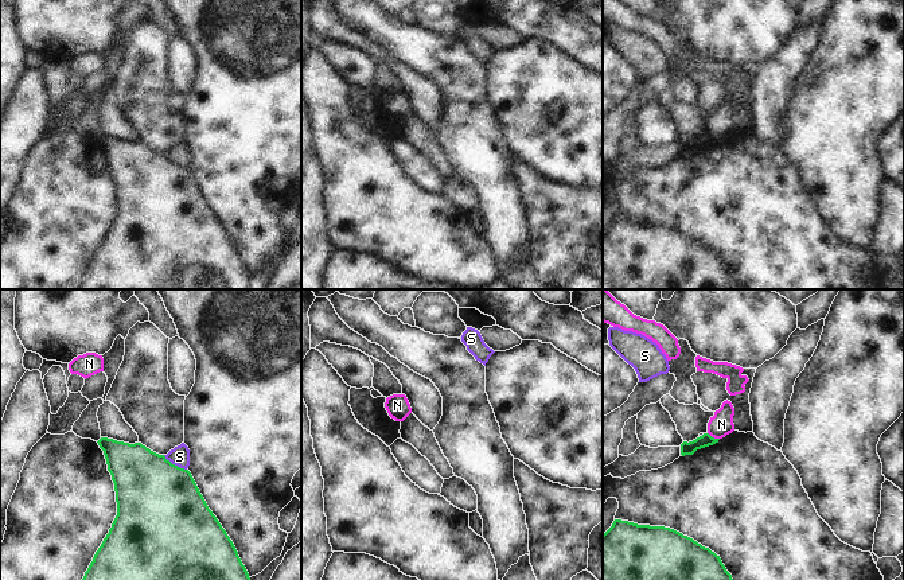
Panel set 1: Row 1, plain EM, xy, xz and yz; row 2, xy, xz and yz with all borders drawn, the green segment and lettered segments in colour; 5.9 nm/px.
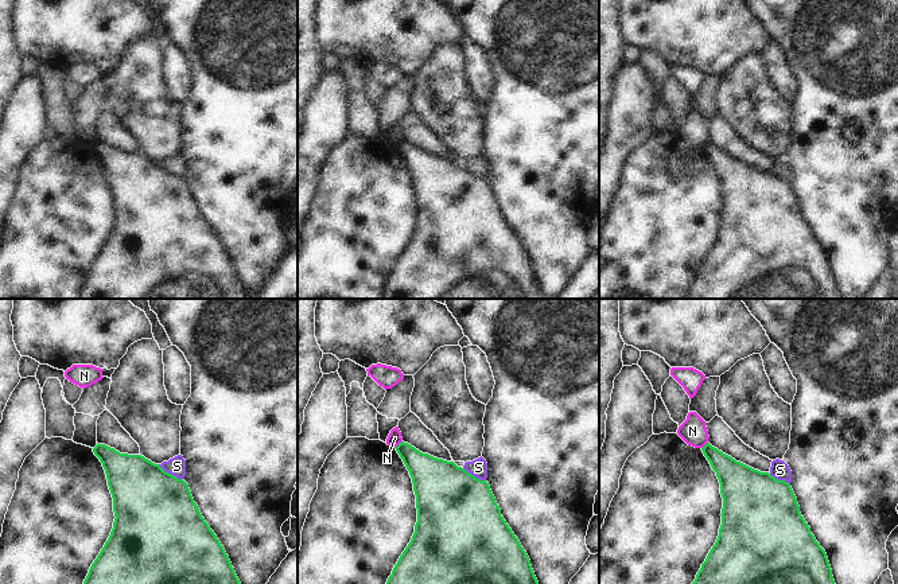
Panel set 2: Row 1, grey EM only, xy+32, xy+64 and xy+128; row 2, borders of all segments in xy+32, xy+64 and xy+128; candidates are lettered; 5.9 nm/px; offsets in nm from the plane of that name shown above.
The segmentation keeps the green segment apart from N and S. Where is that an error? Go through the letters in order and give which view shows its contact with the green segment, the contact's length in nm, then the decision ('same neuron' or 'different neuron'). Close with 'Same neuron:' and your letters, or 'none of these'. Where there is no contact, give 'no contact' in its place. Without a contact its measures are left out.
N: yz | 80 nm | different neuron
S: xy | 170 nm | different neuron
Same neuron: none of these

